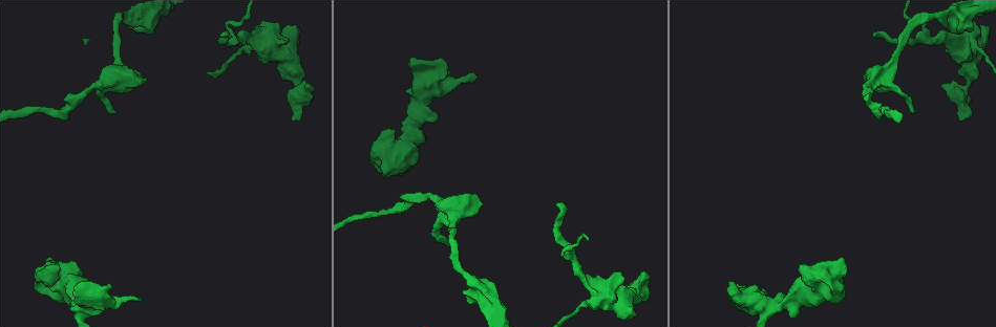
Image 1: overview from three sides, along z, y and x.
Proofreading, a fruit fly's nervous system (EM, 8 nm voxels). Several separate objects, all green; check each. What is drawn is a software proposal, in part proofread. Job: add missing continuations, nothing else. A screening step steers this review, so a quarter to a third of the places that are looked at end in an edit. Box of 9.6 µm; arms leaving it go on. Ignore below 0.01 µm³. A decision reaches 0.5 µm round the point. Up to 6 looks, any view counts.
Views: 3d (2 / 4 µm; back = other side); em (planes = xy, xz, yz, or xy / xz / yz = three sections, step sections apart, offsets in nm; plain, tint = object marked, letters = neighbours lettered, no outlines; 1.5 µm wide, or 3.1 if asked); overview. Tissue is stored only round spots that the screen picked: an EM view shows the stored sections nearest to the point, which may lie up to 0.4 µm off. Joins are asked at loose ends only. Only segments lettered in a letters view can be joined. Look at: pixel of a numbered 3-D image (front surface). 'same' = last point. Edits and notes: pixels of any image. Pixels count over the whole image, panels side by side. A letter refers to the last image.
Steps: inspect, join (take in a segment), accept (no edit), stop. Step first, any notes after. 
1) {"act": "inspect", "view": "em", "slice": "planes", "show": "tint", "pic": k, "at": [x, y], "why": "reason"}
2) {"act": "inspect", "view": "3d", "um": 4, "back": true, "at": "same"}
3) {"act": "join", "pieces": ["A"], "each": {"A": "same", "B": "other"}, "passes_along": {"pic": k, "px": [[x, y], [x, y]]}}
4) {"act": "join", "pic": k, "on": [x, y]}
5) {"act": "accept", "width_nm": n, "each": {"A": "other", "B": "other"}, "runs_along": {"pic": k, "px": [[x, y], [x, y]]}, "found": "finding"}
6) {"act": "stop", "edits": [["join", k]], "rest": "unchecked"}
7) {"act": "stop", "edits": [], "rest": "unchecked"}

{"act": "inspect", "view": "3d", "um": 4, "back": true, "pic": 1, "at": [448, 245]}

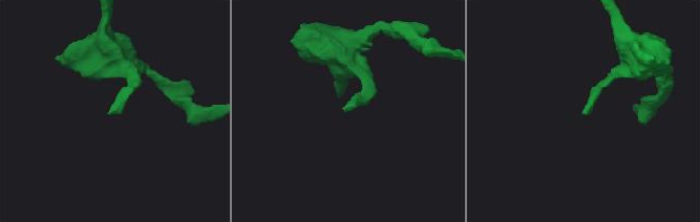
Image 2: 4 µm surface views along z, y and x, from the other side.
{"act": "inspect", "view": "em", "slice": "planes", "show": "letters", "pic": 2, "at": [588, 114], "why": "now the EM"}

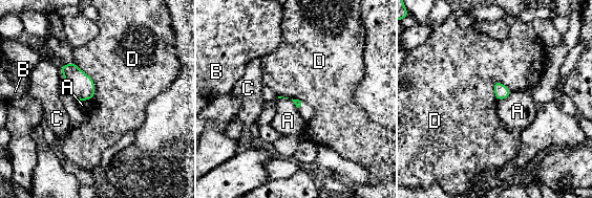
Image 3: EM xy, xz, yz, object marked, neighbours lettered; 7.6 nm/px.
{"act": "accept", "each": {"A": "other", "B": "other", "C": "other", "D": "other"}, "found": "no lettered segment goes on from it"}

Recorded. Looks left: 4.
{"act": "inspect", "view": "3d", "um": 2, "pic": 1, "at": [557, 203], "why": "thin end"}

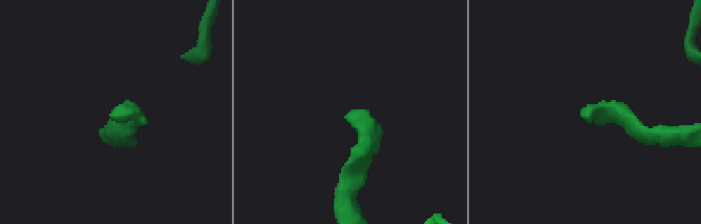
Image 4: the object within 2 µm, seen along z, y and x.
{"act": "inspect", "view": "em", "slice": "xz", "step": 8, "show": "tint", "pic": 4, "at": [587, 121]}

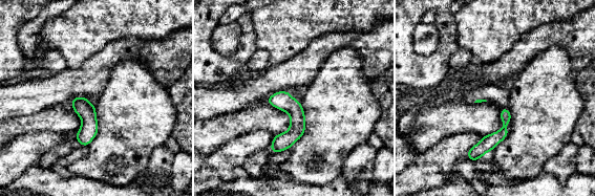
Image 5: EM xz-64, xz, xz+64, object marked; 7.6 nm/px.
{"act": "inspect", "view": "em", "slice": "planes", "show": "letters", "at": "same"}

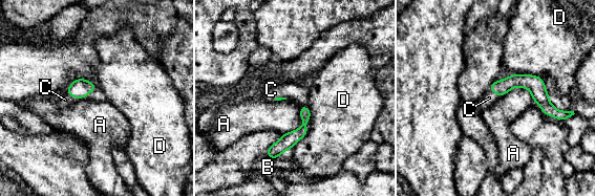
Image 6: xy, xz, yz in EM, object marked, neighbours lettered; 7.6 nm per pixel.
{"act": "join", "pieces": ["C"], "each": {"A": "other", "B": "other", "C": "same", "D": "other"}, "passes_along": {"pic": 6, "px": [[80, 88], [82, 98], [65, 100]]}, "found": "the neuron continues"}

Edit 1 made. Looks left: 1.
{"act": "stop", "edits": [["join", 6]], "rest": "unchecked"}

